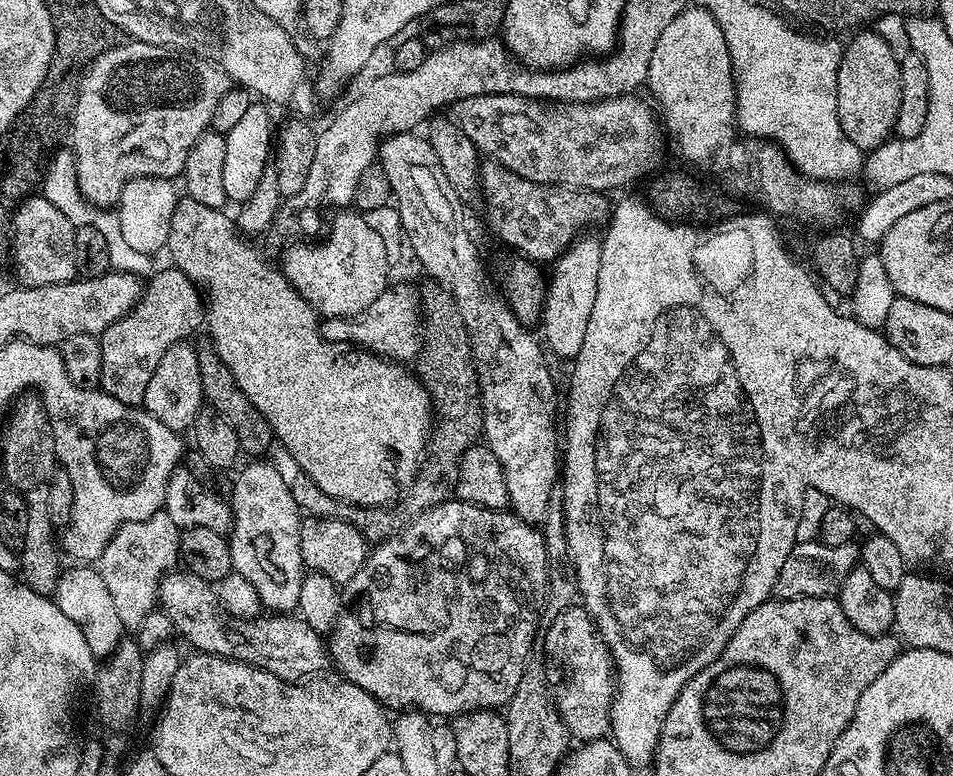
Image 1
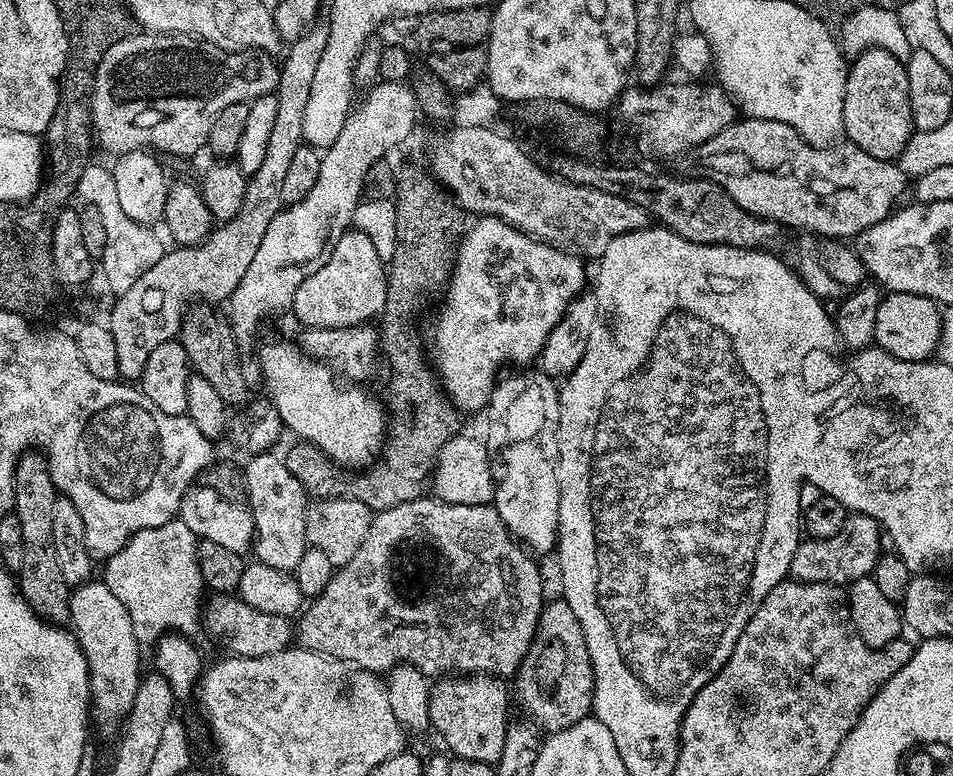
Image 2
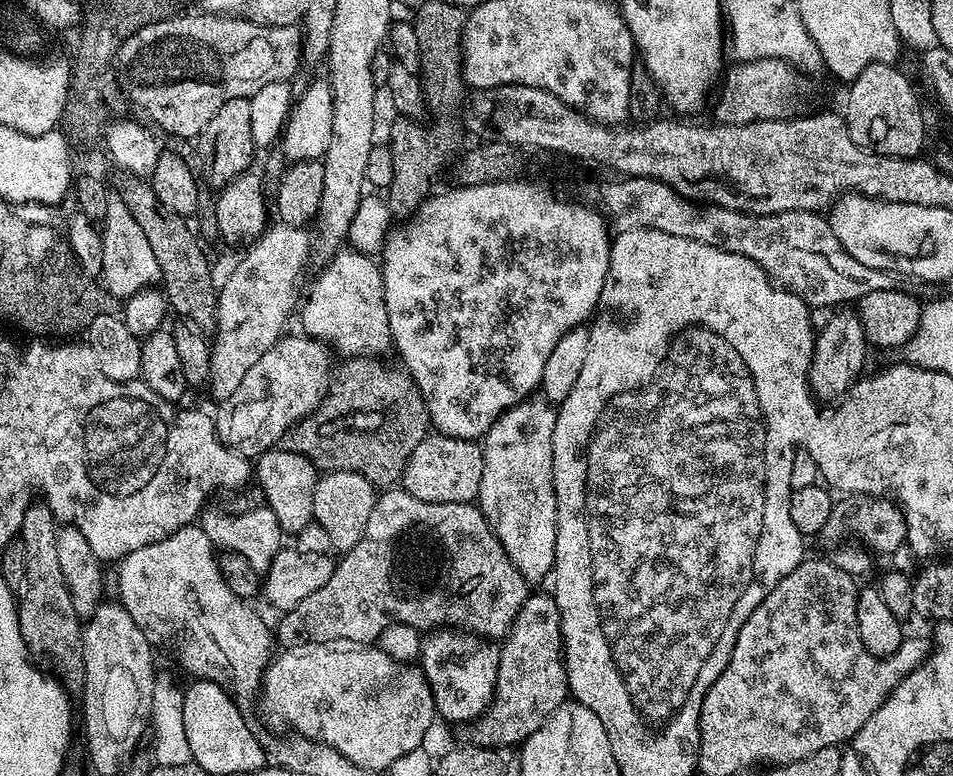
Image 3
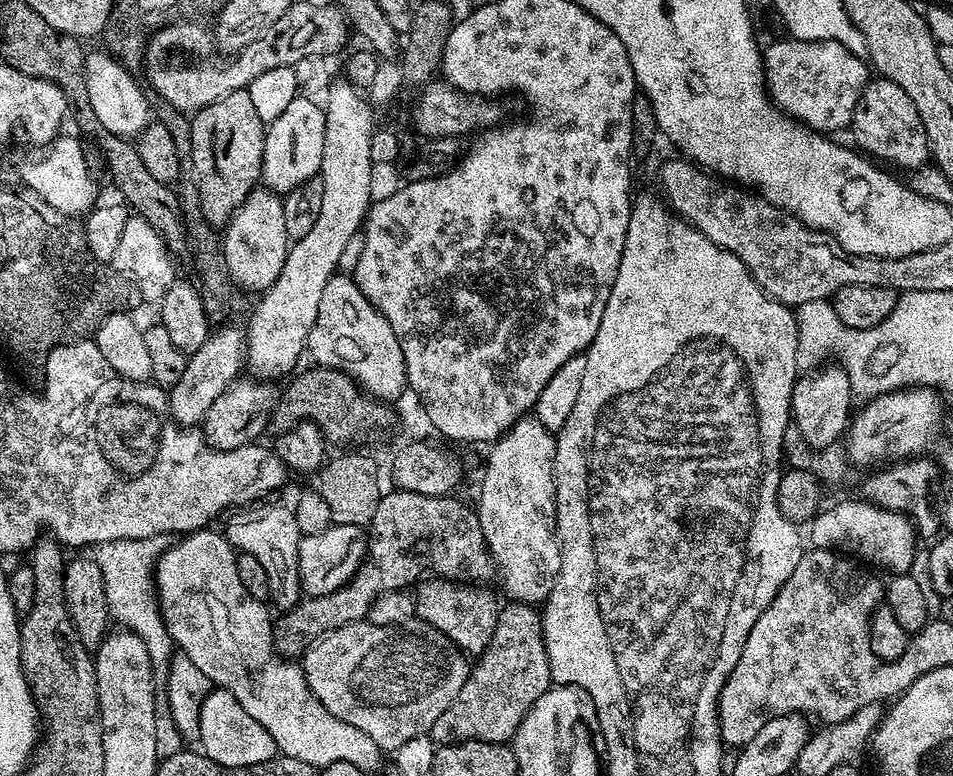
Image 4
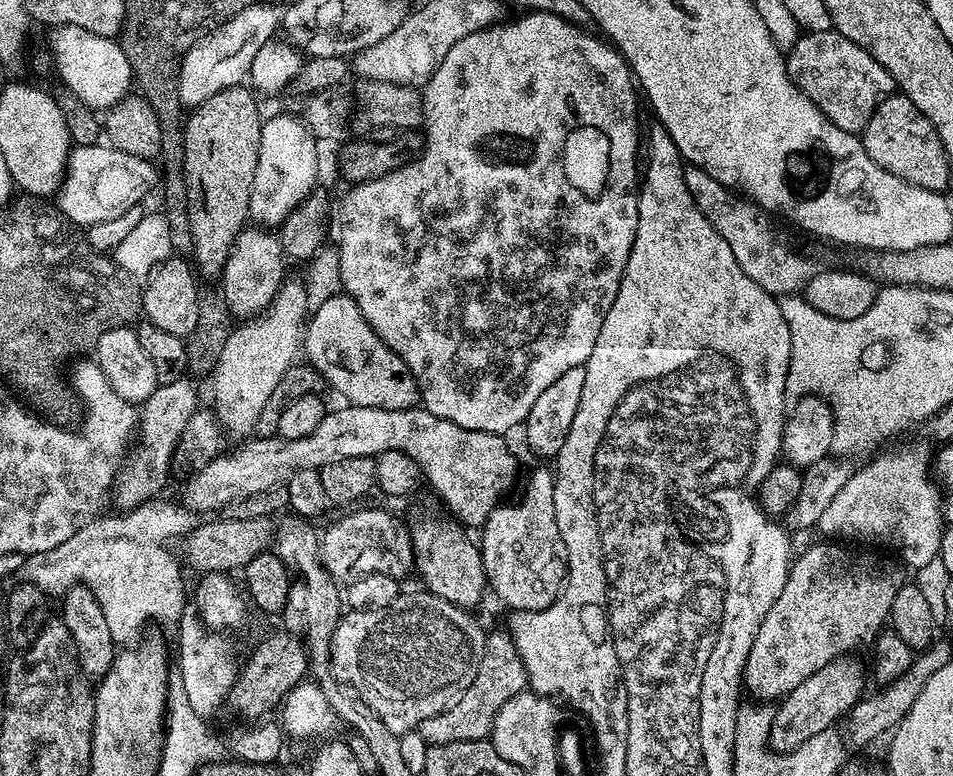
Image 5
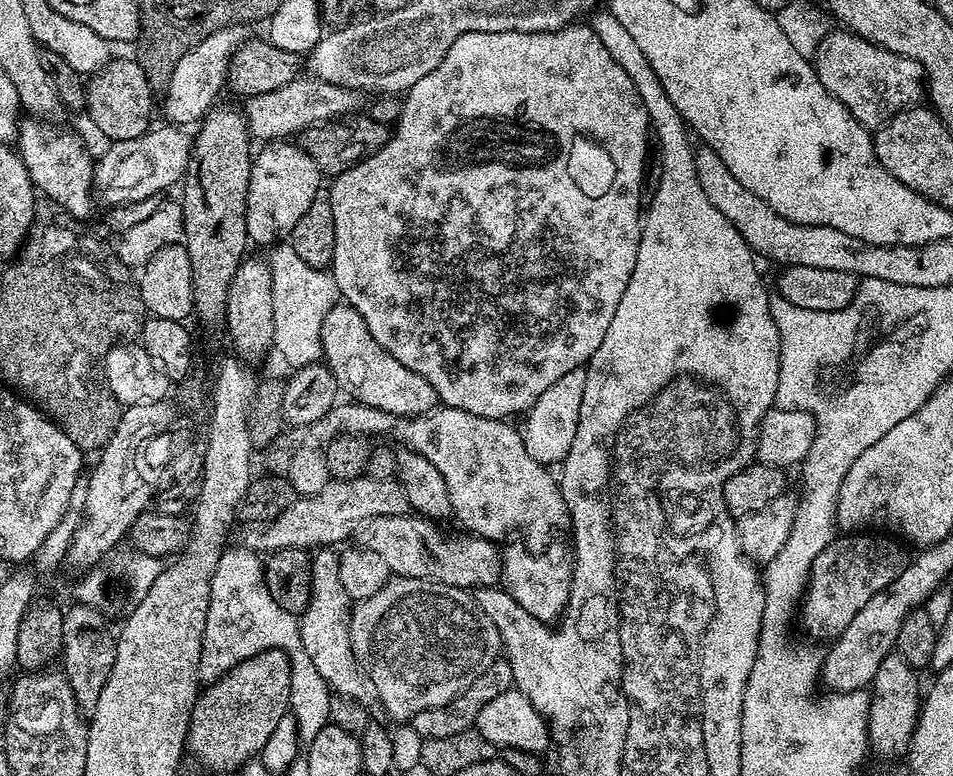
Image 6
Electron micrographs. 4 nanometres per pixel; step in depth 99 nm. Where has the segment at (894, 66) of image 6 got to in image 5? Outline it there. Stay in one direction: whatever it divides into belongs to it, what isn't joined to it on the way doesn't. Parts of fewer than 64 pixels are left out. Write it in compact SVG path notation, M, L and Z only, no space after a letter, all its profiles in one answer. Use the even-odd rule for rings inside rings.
M835 30L805 31L787 53L786 70L792 75L795 87L816 105L824 118L832 123L833 128L841 128L849 134L863 133L866 122L870 120L874 110L894 92L892 75L865 48L858 46L858 42L850 42L850 38Z

